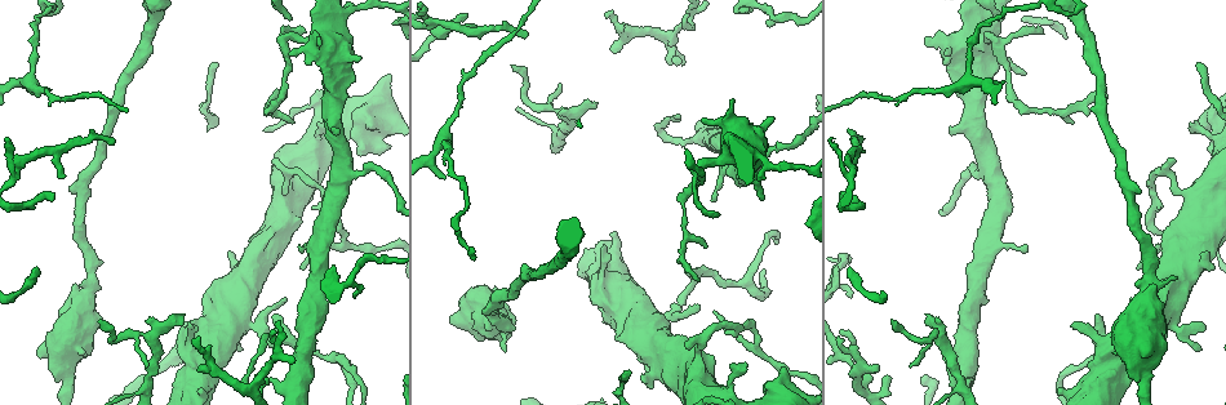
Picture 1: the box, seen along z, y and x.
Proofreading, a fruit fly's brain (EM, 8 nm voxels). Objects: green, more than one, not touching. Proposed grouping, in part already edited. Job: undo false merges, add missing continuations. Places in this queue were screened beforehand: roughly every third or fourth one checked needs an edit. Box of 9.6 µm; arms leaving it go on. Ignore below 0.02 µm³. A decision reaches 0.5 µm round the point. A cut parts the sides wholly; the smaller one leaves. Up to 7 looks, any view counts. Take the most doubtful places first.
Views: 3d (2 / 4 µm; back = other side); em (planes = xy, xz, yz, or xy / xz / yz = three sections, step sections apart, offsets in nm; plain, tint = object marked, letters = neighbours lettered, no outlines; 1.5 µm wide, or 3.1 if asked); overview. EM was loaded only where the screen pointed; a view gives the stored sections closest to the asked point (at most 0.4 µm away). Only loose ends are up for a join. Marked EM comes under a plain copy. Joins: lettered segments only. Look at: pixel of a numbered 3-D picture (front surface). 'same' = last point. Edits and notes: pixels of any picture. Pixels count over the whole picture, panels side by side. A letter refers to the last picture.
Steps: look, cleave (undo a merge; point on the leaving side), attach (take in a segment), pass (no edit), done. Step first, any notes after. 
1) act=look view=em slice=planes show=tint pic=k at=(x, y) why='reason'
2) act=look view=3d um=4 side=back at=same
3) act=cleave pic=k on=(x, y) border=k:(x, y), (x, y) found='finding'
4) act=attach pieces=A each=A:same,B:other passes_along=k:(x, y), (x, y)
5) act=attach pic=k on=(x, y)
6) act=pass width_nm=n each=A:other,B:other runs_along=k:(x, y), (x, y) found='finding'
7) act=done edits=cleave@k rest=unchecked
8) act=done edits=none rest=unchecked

act=look view=3d um=2 side=back pic=1 at=(705, 248) why='thin end'

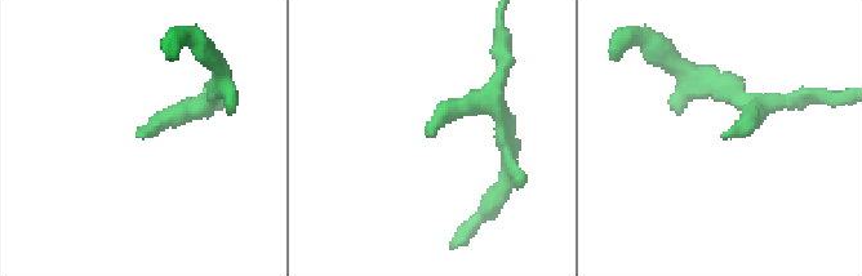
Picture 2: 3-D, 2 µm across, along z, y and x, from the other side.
act=look view=em slice=planes show=letters pic=2 at=(139, 137) why='now the EM'

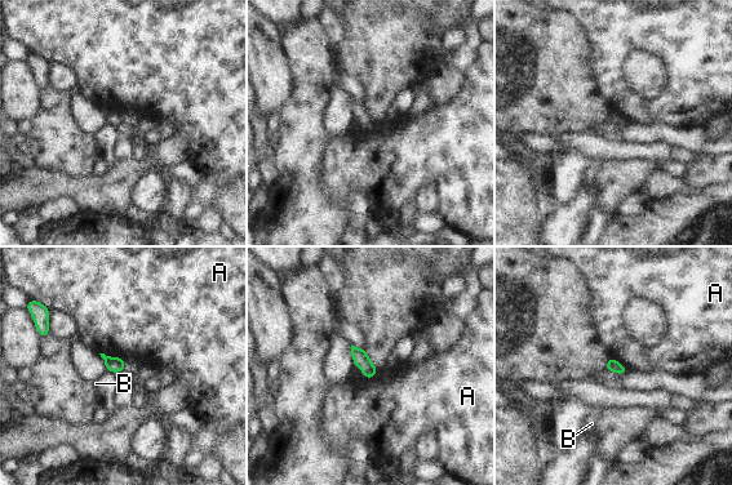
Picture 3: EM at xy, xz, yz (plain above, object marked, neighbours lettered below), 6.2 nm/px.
act=pass each=A:other,B:other border=3:(100, 352), (120, 357) found='no lettered segment goes on from it'

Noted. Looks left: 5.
act=look view=3d um=2 pic=1 at=(756, 345) why='abrupt turn'

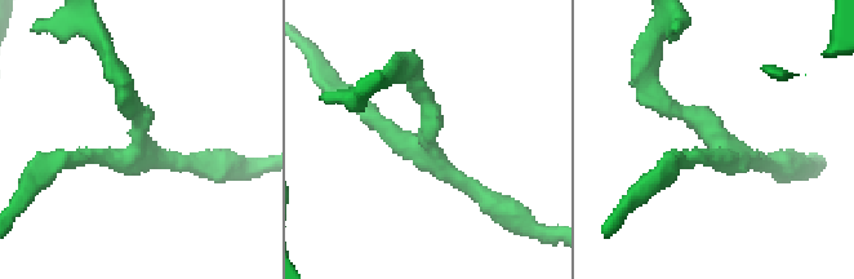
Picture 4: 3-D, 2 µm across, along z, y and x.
act=look view=em slice=planes show=tint pic=4 at=(427, 147)

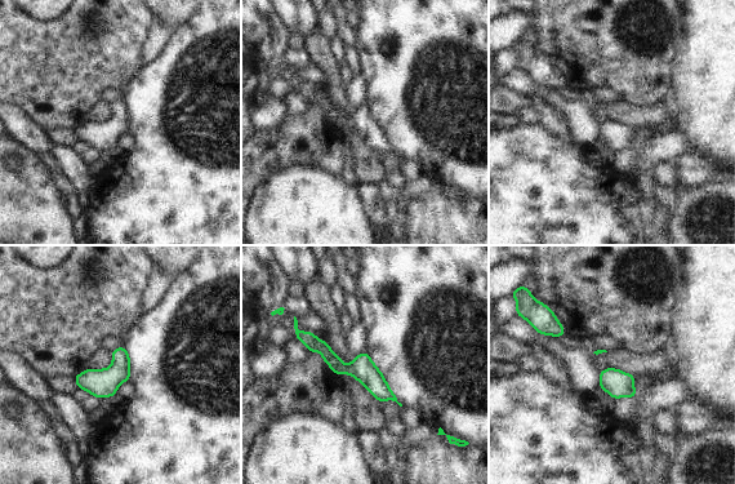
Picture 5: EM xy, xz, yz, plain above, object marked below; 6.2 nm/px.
act=look view=em slice=planes show=letters at=same

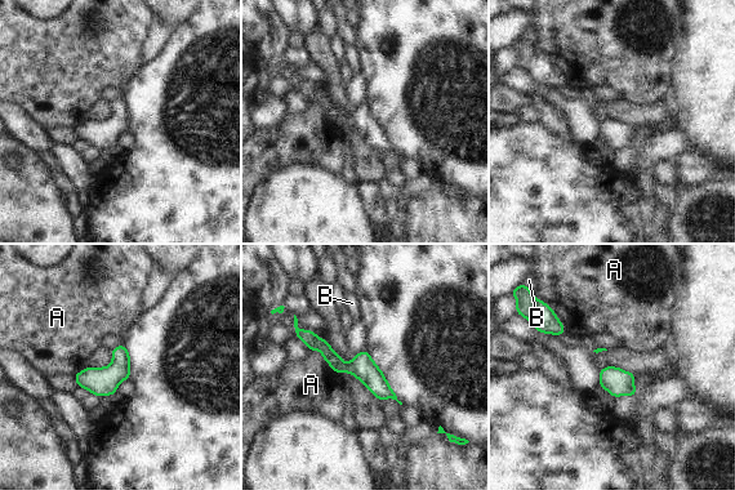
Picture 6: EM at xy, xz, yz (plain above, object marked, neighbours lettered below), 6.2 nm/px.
act=pass width_nm=150 each=A:other,B:other found='one neuron here'

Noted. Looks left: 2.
act=look view=3d um=4 pic=1 at=(762, 199) why='free end'

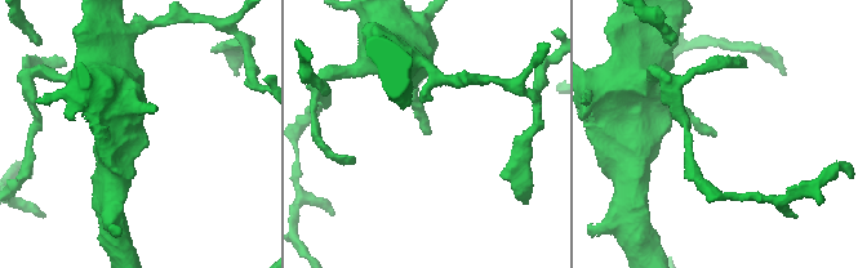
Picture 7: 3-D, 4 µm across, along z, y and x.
act=look view=em slice=planes show=letters pic=7 at=(714, 134) why='now the EM'

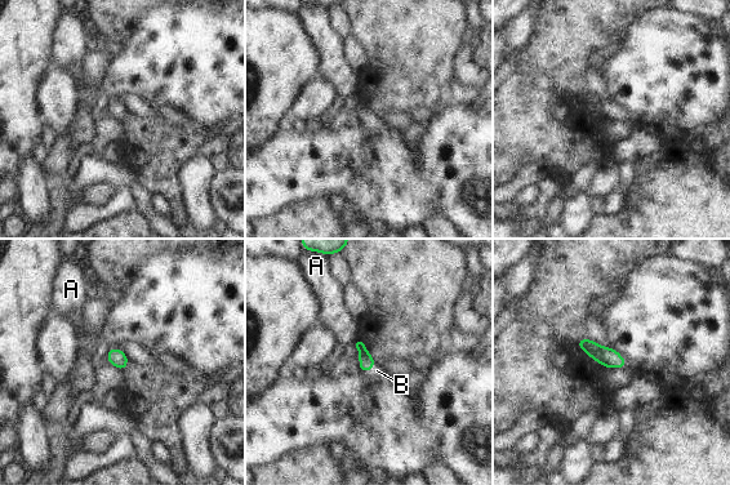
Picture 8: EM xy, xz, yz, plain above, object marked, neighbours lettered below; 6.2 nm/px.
act=attach pieces=B each=A:other,B:same found='the neuron continues'

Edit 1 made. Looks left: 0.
act=done edits=attach@8 rest=unchecked

